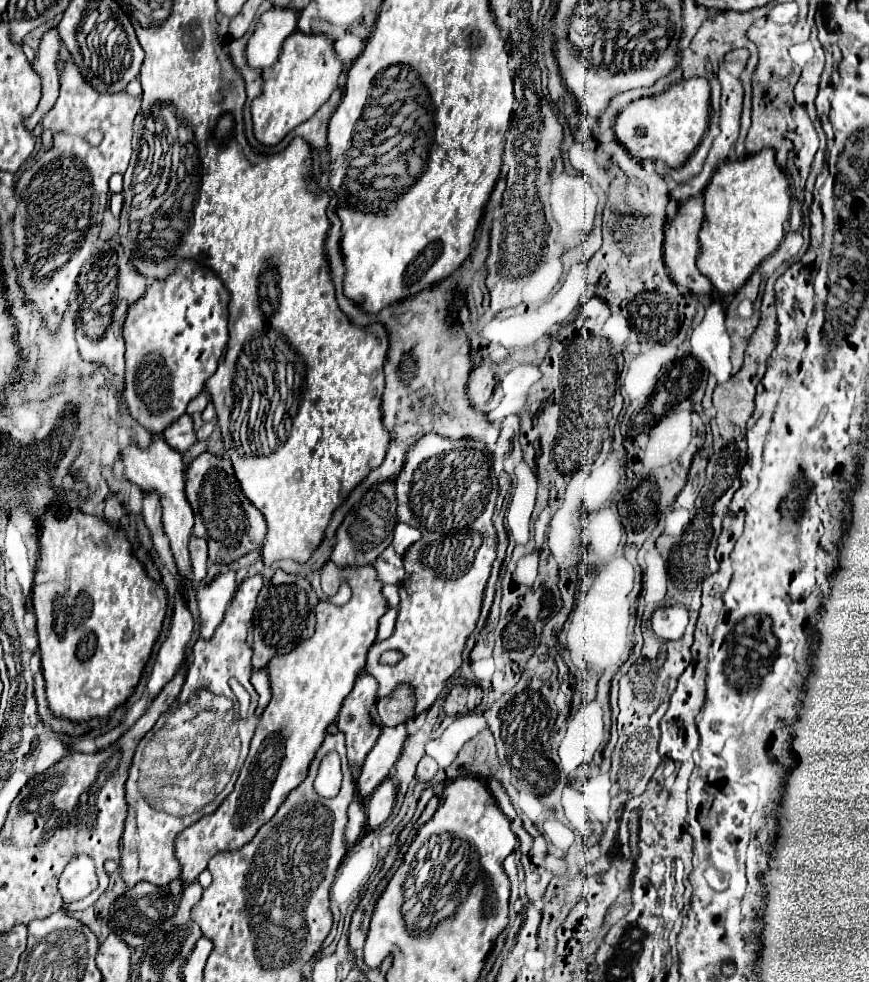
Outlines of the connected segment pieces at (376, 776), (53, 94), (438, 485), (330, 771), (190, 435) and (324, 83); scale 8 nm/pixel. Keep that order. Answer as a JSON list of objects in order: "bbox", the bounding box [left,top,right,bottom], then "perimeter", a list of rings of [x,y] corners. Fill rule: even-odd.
[{"bbox":[357,725,407,799],"perimeter":[[[405,725],[381,729],[379,739],[375,747],[369,751],[369,757],[365,759],[361,773],[357,777],[357,793],[361,795],[361,799],[367,799],[381,785],[381,781],[387,779],[391,767],[401,755],[405,739],[407,739]]]},{"bbox":[23,29,59,131],"perimeter":[[[49,29],[43,35],[41,45],[37,49],[37,57],[33,61],[33,69],[41,77],[41,83],[43,83],[43,95],[41,95],[39,107],[33,111],[31,117],[27,117],[23,121],[25,129],[33,131],[51,109],[51,105],[57,101],[57,97],[59,97],[57,57],[59,57],[59,33],[55,29]]]},{"bbox":[365,433,497,715],"perimeter":[[[427,433],[405,451],[395,495],[397,521],[421,529],[423,537],[403,557],[407,595],[401,581],[395,631],[389,639],[373,643],[365,671],[377,679],[379,697],[387,697],[397,685],[409,683],[417,697],[413,715],[419,715],[433,705],[445,681],[459,669],[465,641],[475,631],[481,611],[497,545],[491,521],[497,501],[493,457],[481,441],[453,441]],[[391,649],[401,651],[403,659],[395,665],[379,663],[379,657]]]},{"bbox":[315,751,341,797],"perimeter":[[[335,751],[327,753],[319,765],[319,773],[315,779],[315,791],[323,797],[335,797],[339,793],[341,787],[341,763],[339,763],[339,755]]]},{"bbox":[165,415,195,453],"perimeter":[[[181,415],[177,421],[173,421],[165,433],[165,441],[177,449],[179,453],[185,453],[193,443],[195,443],[195,431],[193,431],[193,421],[189,415]]]},{"bbox":[251,31,343,145],"perimeter":[[[301,31],[289,35],[277,63],[263,83],[263,93],[251,103],[255,139],[263,145],[277,145],[289,131],[307,121],[335,91],[341,69],[343,65],[335,57],[329,37],[305,35]]]}]

